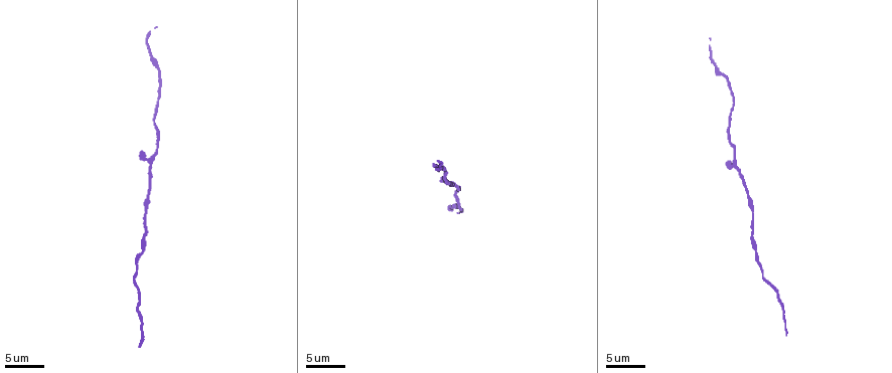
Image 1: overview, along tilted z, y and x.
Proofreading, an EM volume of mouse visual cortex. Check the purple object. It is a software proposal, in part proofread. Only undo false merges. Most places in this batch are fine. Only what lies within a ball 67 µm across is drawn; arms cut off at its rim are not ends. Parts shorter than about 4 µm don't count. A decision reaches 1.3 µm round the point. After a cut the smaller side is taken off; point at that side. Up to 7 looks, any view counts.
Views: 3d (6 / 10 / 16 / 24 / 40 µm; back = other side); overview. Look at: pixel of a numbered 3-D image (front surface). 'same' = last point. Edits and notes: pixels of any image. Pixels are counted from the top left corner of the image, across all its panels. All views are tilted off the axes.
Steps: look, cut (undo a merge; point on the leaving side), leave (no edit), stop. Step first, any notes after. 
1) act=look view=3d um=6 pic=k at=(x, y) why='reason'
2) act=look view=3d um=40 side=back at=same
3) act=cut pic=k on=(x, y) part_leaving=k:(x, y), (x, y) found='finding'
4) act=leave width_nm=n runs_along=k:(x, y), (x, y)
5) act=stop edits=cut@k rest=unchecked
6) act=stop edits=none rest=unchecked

act=look view=3d um=10 pic=1 at=(779, 294)

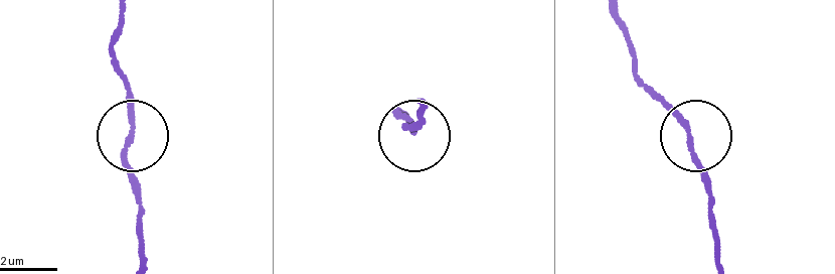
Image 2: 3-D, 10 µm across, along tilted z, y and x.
act=leave runs_along=2:(618, 15), (638, 80), (688, 132), (709, 195) found='continuous, no second neuron'

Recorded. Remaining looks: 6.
act=look view=3d um=10 pic=1 at=(734, 93) why='calibre changes'

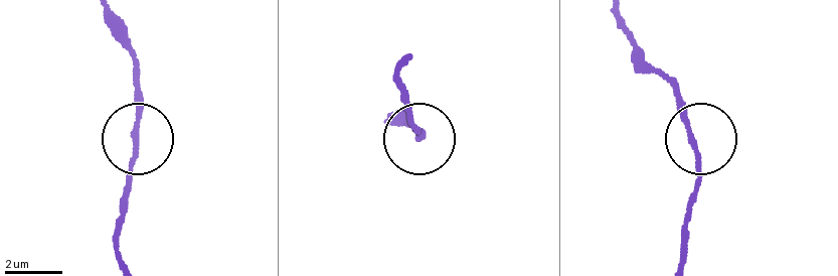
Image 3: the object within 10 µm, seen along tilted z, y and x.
act=look view=3d um=6 pic=3 at=(691, 140)

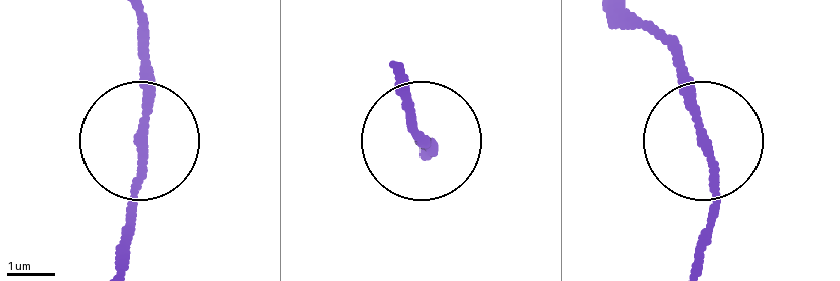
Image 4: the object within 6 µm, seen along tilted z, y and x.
act=leave runs_along=4:(119, 260), (143, 153), (142, 34) found='one neuron here'

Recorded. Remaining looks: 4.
act=look view=3d um=10 pic=1 at=(743, 180)

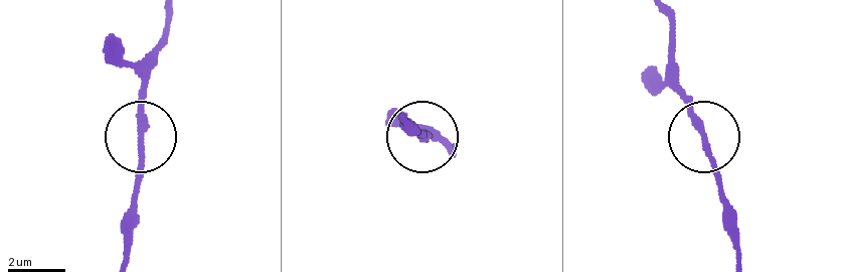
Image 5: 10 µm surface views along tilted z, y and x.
act=leave runs_along=5:(705, 141), (722, 217) found='continuous, no second neuron'

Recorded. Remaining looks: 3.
act=stop edits=none rest=unchecked

